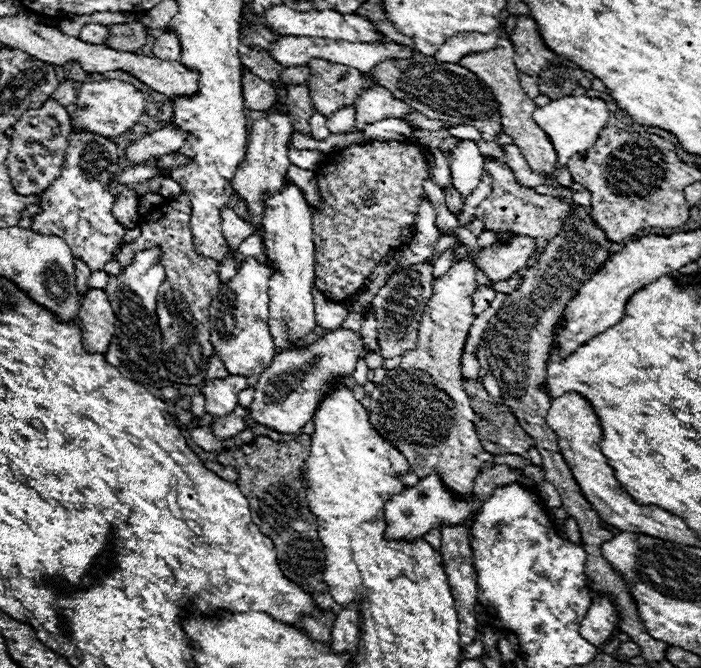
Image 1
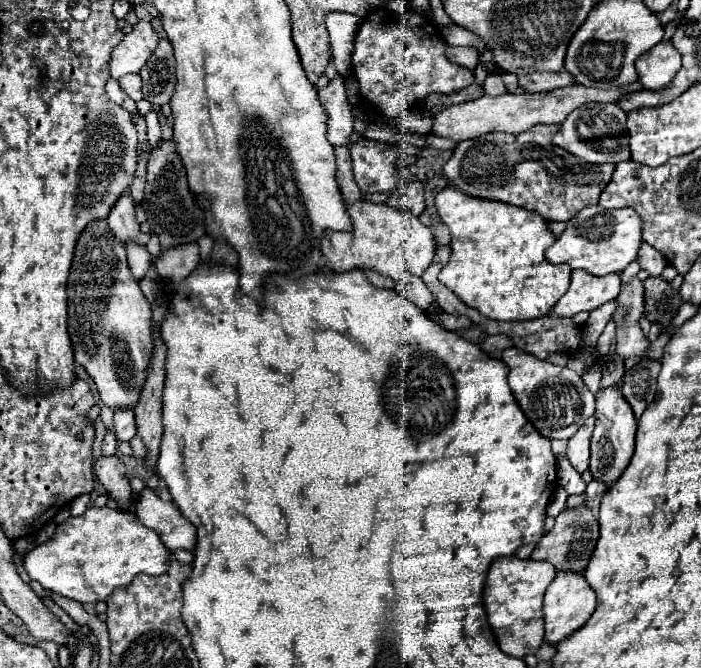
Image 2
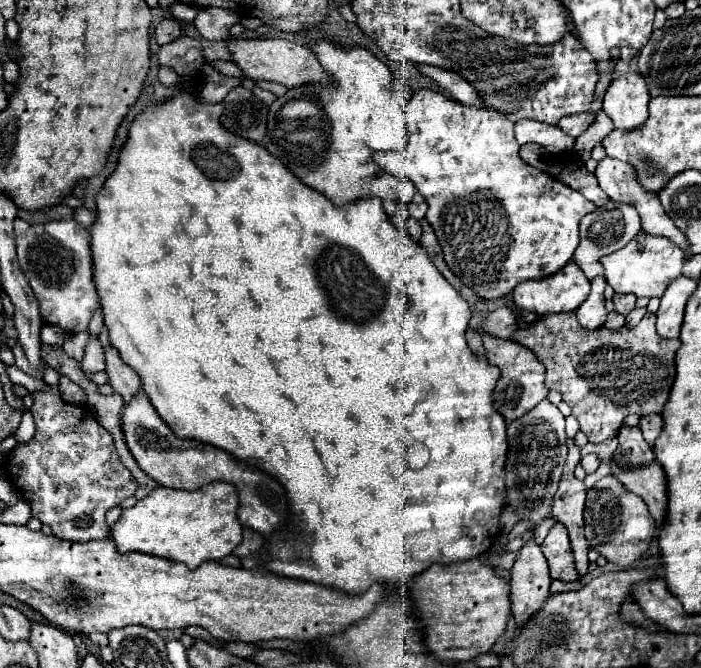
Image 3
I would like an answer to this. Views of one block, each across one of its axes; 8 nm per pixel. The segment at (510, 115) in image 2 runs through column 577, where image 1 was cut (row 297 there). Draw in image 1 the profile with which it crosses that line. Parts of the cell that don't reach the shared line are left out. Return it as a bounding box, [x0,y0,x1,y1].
[78,290,114,354]

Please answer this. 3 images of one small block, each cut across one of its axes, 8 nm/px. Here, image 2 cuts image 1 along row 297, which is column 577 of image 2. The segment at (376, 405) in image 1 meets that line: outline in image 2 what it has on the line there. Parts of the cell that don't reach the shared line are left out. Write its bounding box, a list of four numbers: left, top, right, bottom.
[568,416,596,472]

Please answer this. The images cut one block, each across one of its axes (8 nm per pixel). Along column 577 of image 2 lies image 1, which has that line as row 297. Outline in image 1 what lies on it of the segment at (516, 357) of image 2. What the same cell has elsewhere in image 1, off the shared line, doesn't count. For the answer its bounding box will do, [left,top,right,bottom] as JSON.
[370,262,432,358]

